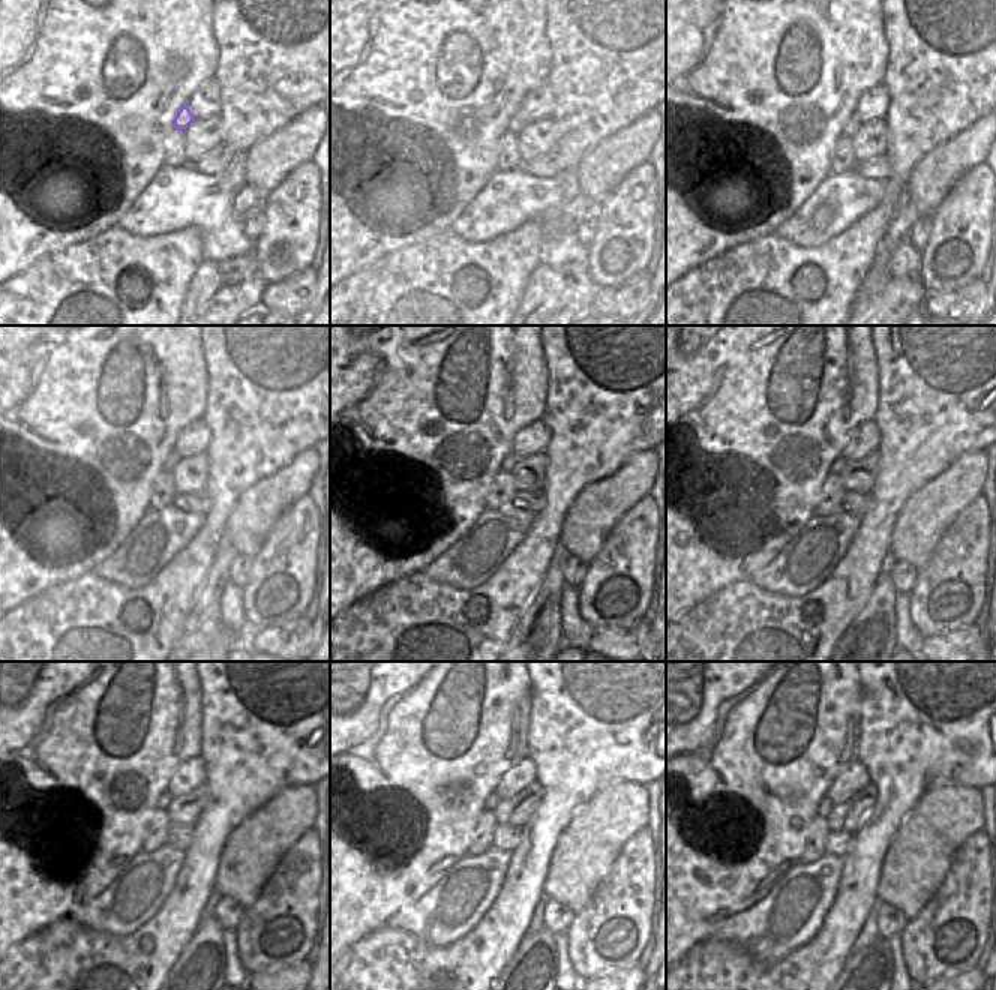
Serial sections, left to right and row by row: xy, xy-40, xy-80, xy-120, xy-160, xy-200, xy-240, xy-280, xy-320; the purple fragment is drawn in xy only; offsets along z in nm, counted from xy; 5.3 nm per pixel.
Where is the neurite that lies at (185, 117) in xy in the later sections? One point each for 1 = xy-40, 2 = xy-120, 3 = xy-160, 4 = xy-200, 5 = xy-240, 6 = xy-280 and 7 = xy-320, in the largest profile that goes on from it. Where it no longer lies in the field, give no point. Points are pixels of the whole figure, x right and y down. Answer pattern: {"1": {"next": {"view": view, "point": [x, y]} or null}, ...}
{"1": {"next": {"view": "xy-40", "point": [519, 120]}}, "2": {"next": {"view": "xy-120", "point": [173, 459]}}, "3": {"next": {"view": "xy-160", "point": [509, 462]}}, "4": {"next": {"view": "xy-200", "point": [837, 467]}}, "5": {"next": {"view": "xy-240", "point": [162, 803]}}, "6": {"next": {"view": "xy-280", "point": [491, 801]}}, "7": {"next": {"view": "xy-320", "point": [825, 804]}}}

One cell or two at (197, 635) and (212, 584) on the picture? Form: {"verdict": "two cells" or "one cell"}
{"verdict": "one cell"}

